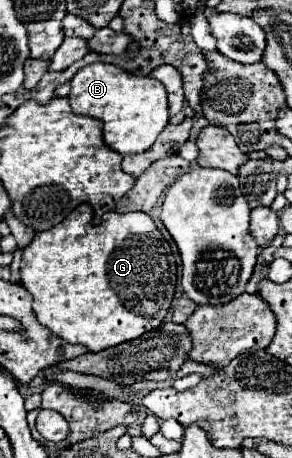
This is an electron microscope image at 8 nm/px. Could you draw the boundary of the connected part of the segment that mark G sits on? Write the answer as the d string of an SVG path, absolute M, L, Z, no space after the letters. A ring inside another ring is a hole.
M76 207L60 225L38 233L32 245L22 251L22 285L34 297L38 321L68 343L86 345L90 351L104 351L124 341L132 341L156 329L166 317L176 289L176 261L170 243L162 237L150 215L116 213L102 215L100 225L92 225L92 209Z

